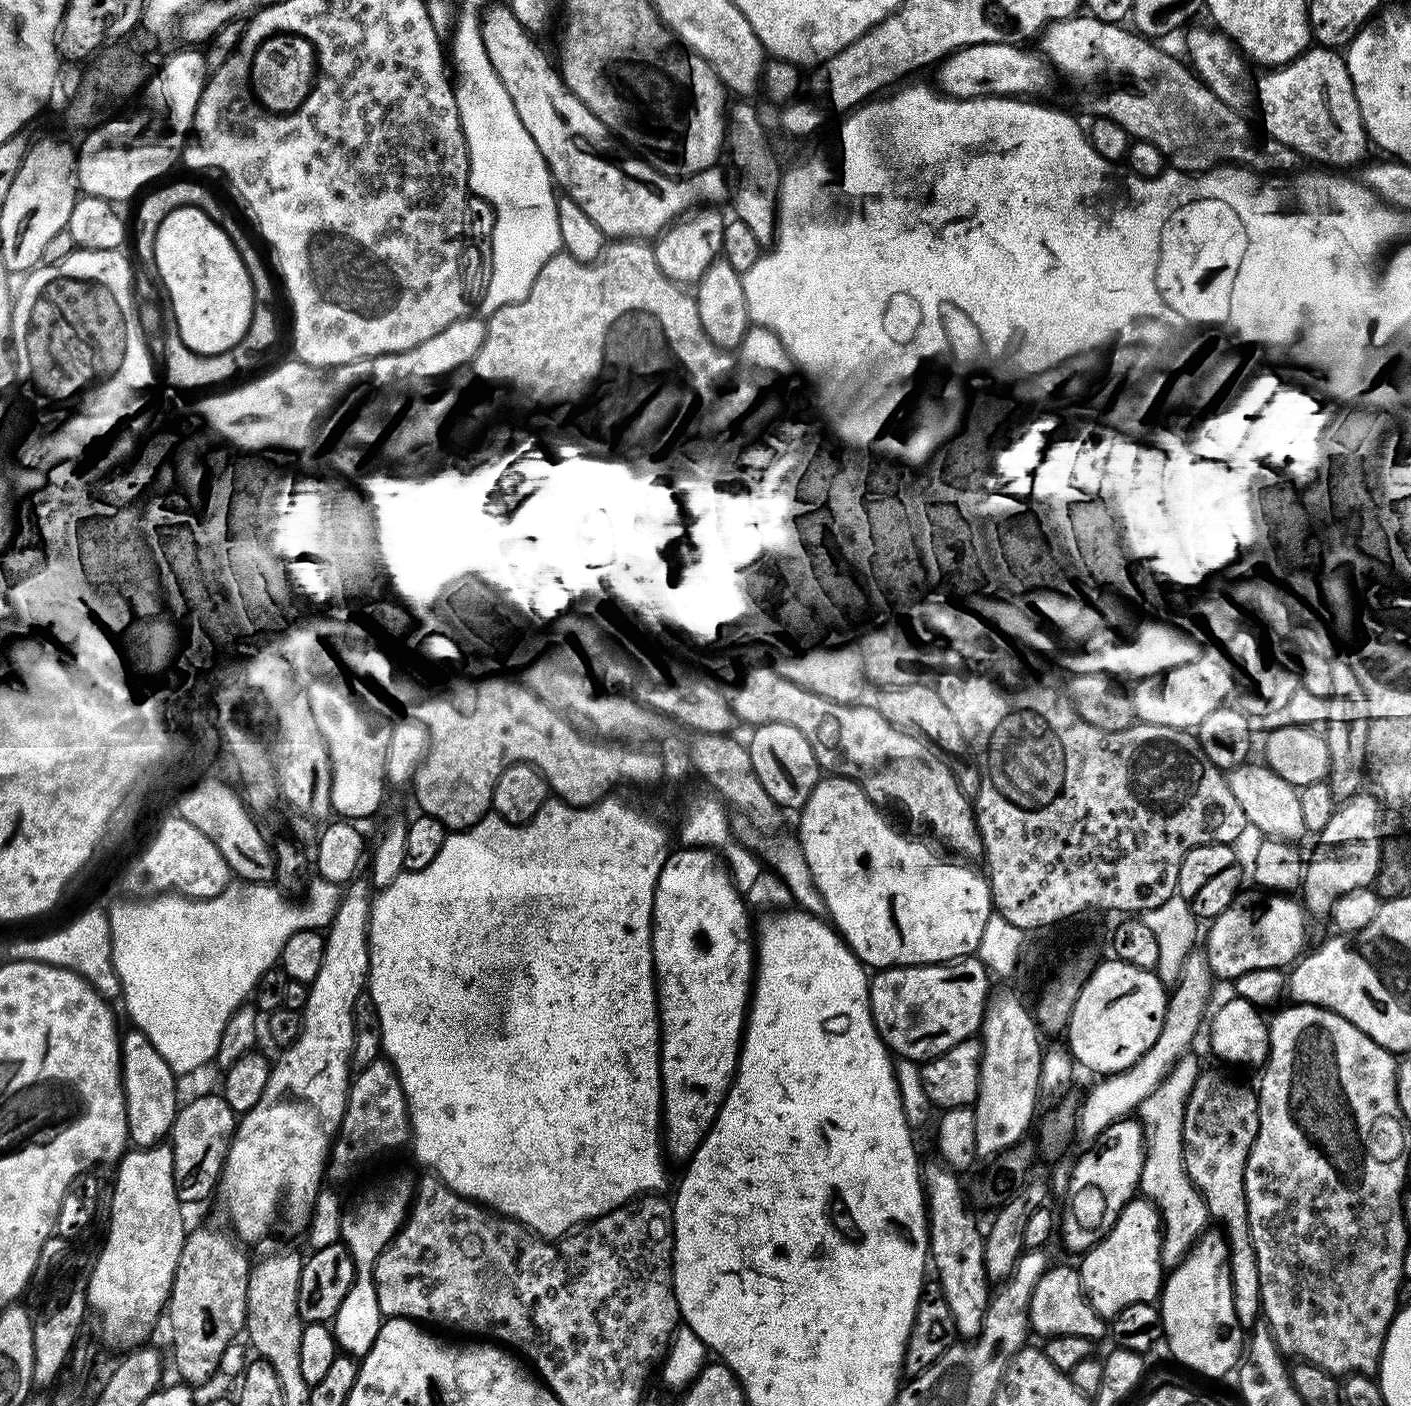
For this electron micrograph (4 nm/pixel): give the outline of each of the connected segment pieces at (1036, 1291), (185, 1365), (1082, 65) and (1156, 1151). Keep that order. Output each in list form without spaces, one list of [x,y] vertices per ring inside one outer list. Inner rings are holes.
[[[1060,1264],[1049,1267],[1048,1271],[1036,1281],[1026,1300],[1026,1311],[1031,1331],[1036,1331],[1043,1338],[1057,1336],[1083,1336],[1096,1342],[1100,1335],[1106,1332],[1105,1317],[1094,1310],[1088,1300],[1080,1281],[1080,1273],[1075,1267]],[[1029,1299],[1029,1300],[1028,1300]],[[1028,1300],[1028,1304],[1027,1304]]]
[[[196,1228],[187,1233],[184,1245],[182,1246],[182,1254],[178,1258],[178,1266],[176,1267],[176,1277],[172,1283],[172,1293],[168,1295],[168,1303],[166,1305],[166,1320],[168,1316],[168,1324],[172,1327],[172,1356],[176,1359],[176,1368],[180,1371],[179,1379],[187,1382],[189,1385],[204,1384],[213,1375],[217,1375],[220,1367],[220,1359],[222,1358],[222,1350],[226,1350],[226,1346],[233,1343],[237,1339],[236,1331],[243,1329],[246,1324],[248,1314],[248,1277],[250,1275],[250,1263],[248,1264],[248,1256],[235,1244],[237,1241],[231,1235],[227,1236],[220,1228]]]
[[[1077,14],[1067,20],[1055,20],[1043,29],[1040,38],[1039,51],[1059,75],[1061,72],[1072,83],[1077,98],[1093,112],[1093,117],[1118,122],[1118,126],[1128,131],[1129,137],[1154,142],[1154,146],[1162,150],[1173,169],[1199,174],[1231,162],[1236,166],[1247,166],[1261,174],[1288,174],[1297,167],[1295,150],[1270,135],[1261,135],[1254,124],[1252,129],[1251,122],[1244,117],[1247,115],[1222,102],[1222,98],[1211,92],[1187,63],[1184,65],[1170,53],[1155,48],[1151,39],[1132,30],[1127,32],[1120,24],[1102,22],[1091,14]]]
[[[1187,1052],[1181,1056],[1159,1086],[1138,1107],[1139,1119],[1148,1135],[1139,1189],[1161,1213],[1163,1228],[1160,1263],[1166,1268],[1173,1268],[1184,1259],[1192,1244],[1207,1227],[1205,1224],[1210,1218],[1205,1201],[1189,1182],[1183,1165],[1182,1118],[1185,1116],[1185,1103],[1190,1090],[1200,1073],[1198,1060],[1192,1055],[1193,1053]]]

